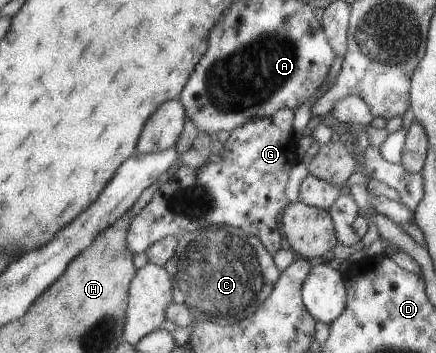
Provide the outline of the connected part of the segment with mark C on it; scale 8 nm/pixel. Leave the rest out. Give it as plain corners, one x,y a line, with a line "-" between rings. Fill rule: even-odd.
212,225
178,239
177,252
165,268
173,278
174,303
187,305
198,320
236,324
249,318
271,296
281,277
264,243
236,227

